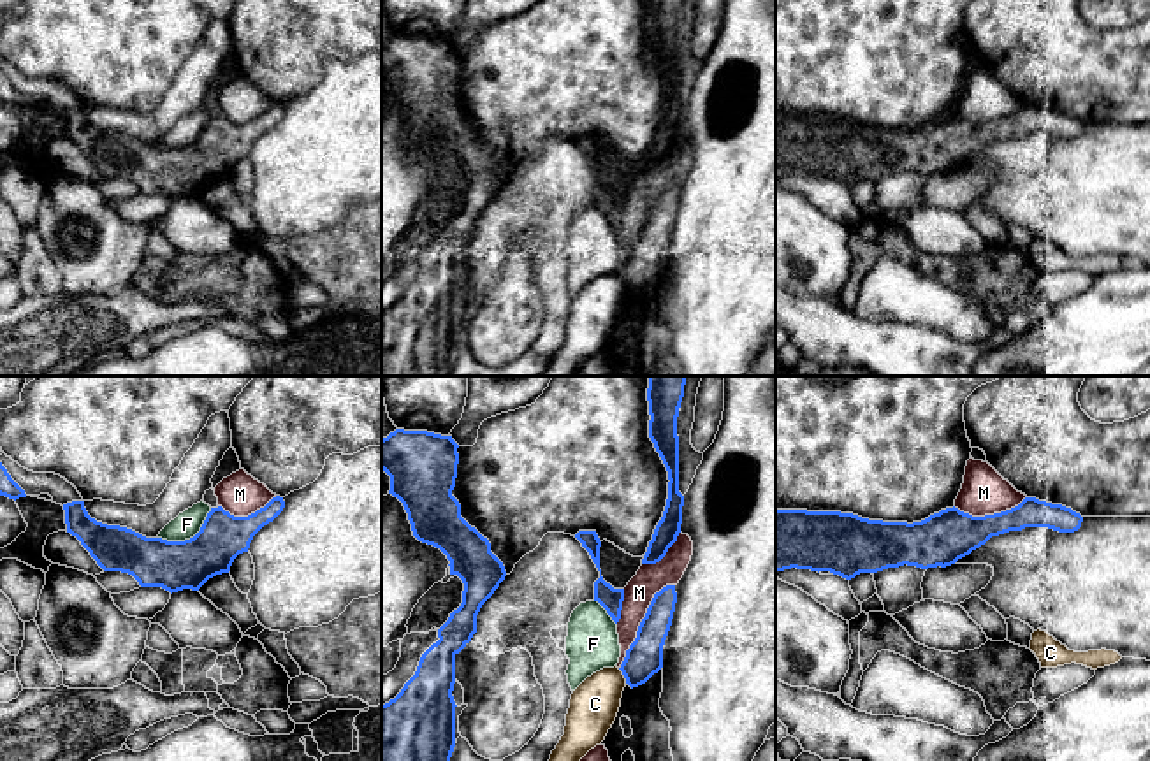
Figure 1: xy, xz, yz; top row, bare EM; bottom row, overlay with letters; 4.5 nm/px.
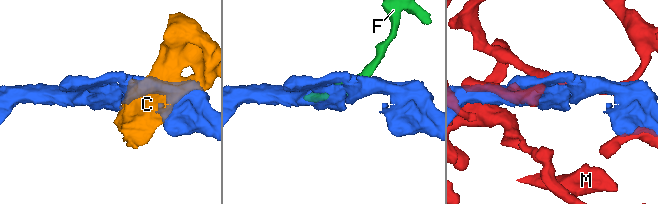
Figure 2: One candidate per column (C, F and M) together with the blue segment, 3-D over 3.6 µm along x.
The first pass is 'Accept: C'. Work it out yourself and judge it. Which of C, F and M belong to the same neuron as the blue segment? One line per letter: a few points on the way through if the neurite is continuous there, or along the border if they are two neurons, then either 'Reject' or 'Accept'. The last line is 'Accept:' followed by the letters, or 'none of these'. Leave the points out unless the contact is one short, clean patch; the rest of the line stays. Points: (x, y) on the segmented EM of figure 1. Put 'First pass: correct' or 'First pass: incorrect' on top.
First pass: incorrect
C: Boundary: xz (618, 668), (626, 682). Reject
F: Reject
M: Reject
Accept: none of these

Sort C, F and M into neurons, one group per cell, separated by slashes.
C / F / M

